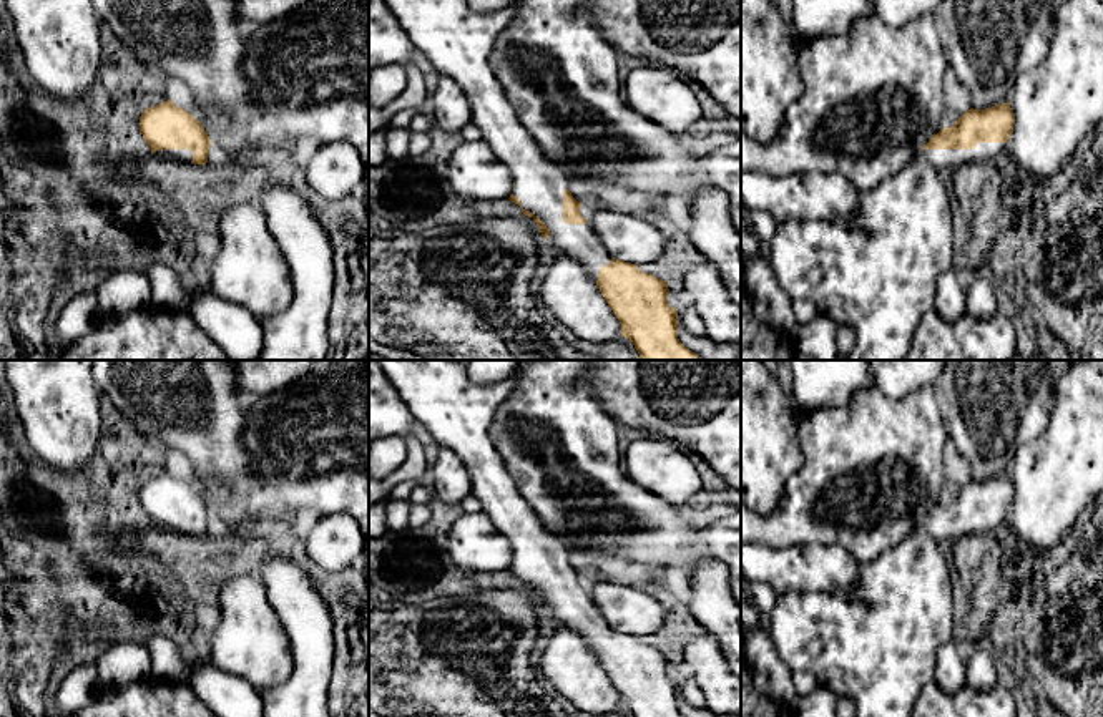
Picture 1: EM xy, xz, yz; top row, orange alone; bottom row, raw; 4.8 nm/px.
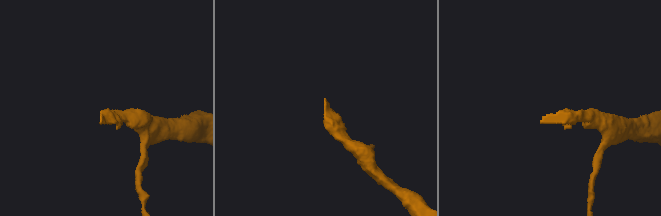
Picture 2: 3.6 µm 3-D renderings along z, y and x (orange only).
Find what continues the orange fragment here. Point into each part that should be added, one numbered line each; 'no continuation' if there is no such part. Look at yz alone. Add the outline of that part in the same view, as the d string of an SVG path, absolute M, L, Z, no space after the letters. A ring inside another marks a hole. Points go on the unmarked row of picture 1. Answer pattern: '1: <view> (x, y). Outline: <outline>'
1: yz (939, 530). Outline: M978 515L975 521L922 521L922 533L932 536L935 541L957 541L967 534L995 533L1008 515Z

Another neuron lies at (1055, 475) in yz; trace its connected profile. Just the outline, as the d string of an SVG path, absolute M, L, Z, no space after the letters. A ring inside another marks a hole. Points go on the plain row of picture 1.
M1078 360L1058 378L1045 433L1018 446L1008 475L1015 488L1008 568L1018 571L1055 548L1081 510L1103 493L1103 360Z

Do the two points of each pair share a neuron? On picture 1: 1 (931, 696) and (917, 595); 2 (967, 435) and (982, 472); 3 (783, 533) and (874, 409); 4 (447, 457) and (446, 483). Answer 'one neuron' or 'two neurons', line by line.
1: two neurons
2: one neuron
3: one neuron
4: one neuron

